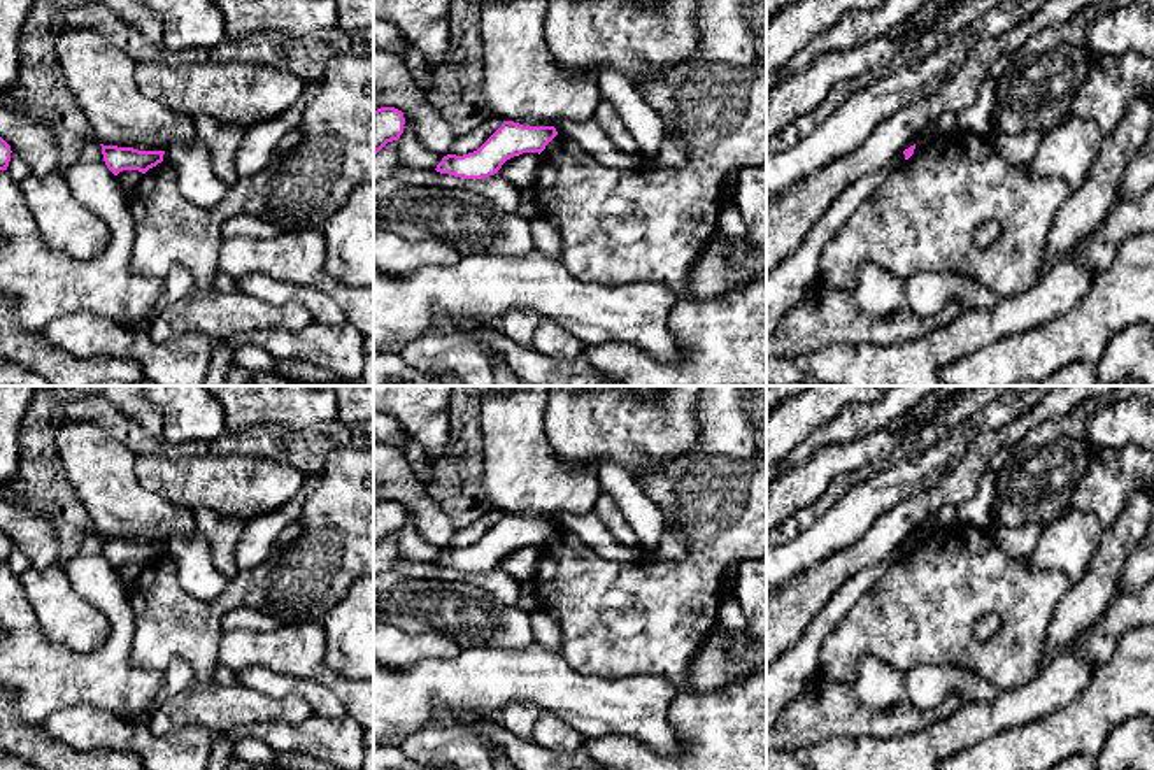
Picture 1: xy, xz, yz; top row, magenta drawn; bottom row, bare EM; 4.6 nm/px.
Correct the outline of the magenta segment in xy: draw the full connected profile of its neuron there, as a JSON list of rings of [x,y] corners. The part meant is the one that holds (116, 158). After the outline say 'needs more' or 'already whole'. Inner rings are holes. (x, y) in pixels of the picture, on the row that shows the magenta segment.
[[[102,146],[107,168],[118,175],[123,170],[139,170],[146,174],[149,168],[163,161],[165,151],[139,151],[133,147]]]; already whole

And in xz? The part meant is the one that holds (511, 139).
[[[503,121],[502,126],[474,153],[447,154],[437,172],[463,179],[484,179],[498,174],[502,165],[523,153],[542,153],[558,135],[554,126],[524,126]]]; already whole

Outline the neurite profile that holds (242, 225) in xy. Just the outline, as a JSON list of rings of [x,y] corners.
[[[233,216],[221,226],[221,240],[230,240],[237,237],[253,237],[267,240],[282,235],[286,230],[267,217],[260,216]]]

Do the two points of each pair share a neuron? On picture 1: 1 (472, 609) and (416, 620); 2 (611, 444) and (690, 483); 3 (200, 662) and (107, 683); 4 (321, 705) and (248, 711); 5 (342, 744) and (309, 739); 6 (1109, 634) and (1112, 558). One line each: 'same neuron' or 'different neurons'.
1: same neuron
2: different neurons
3: different neurons
4: different neurons
5: same neuron
6: different neurons

